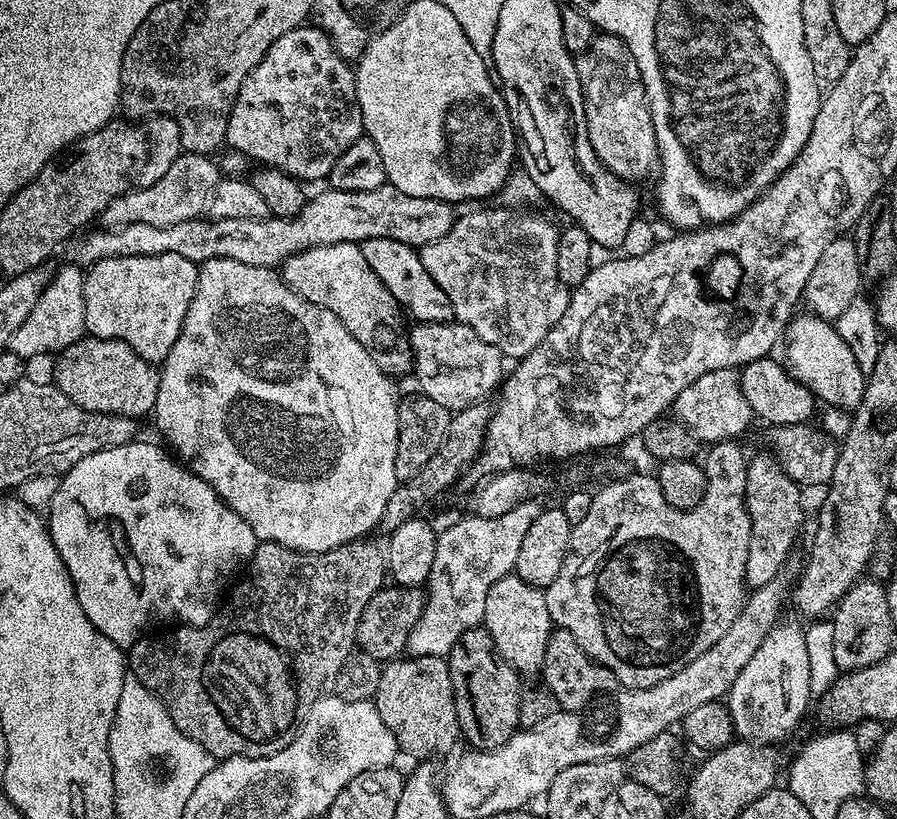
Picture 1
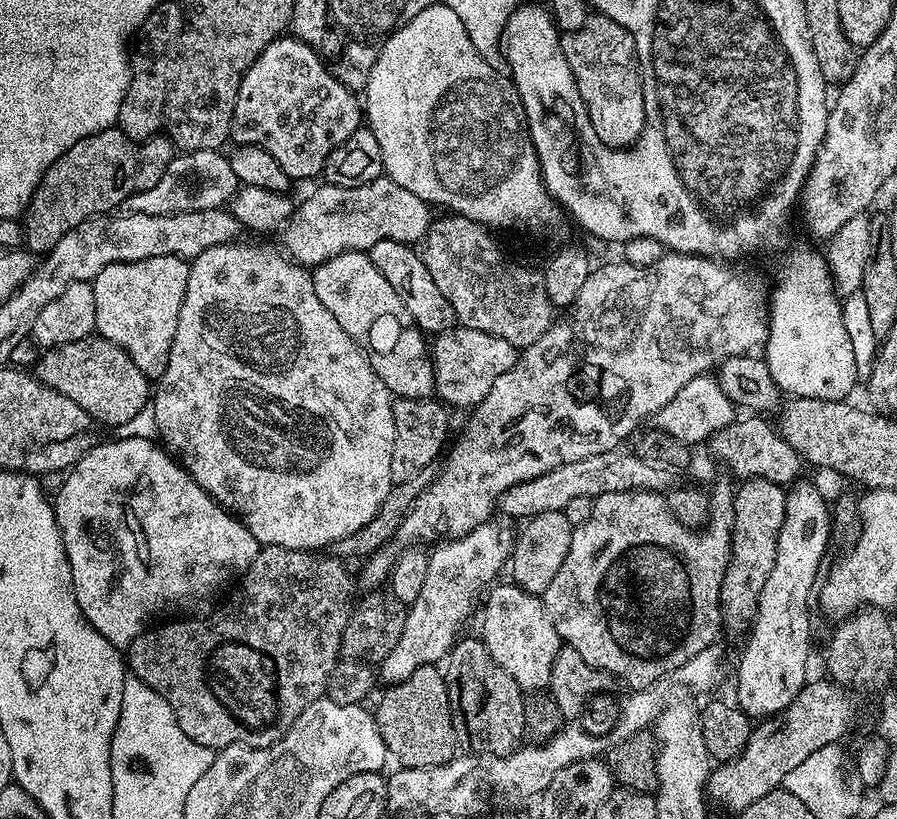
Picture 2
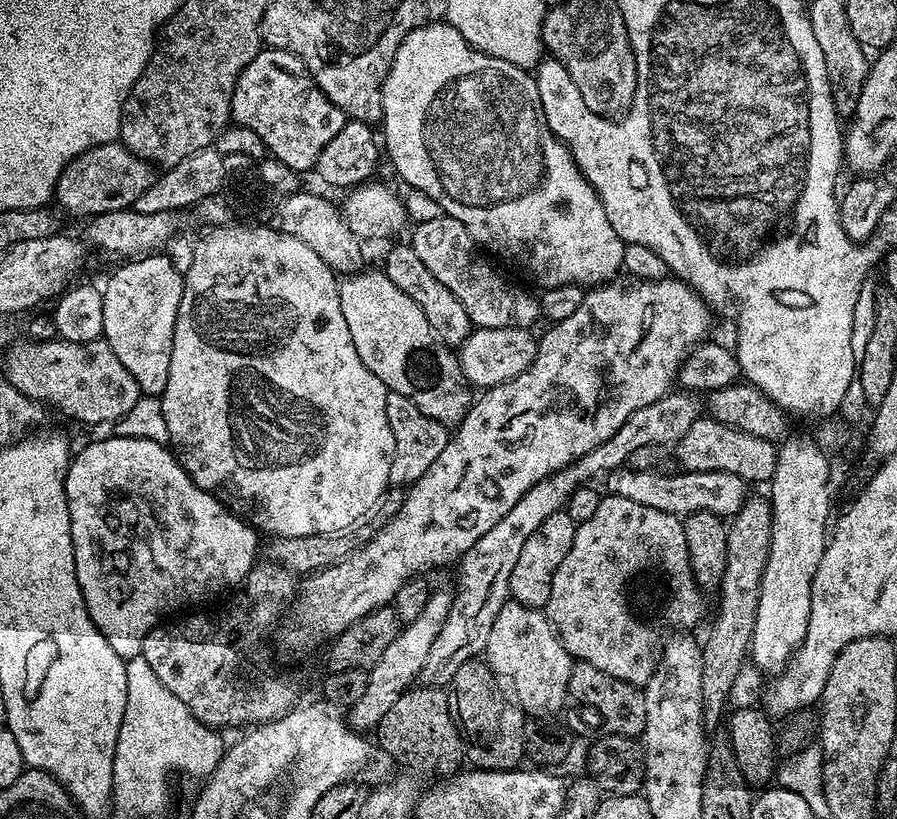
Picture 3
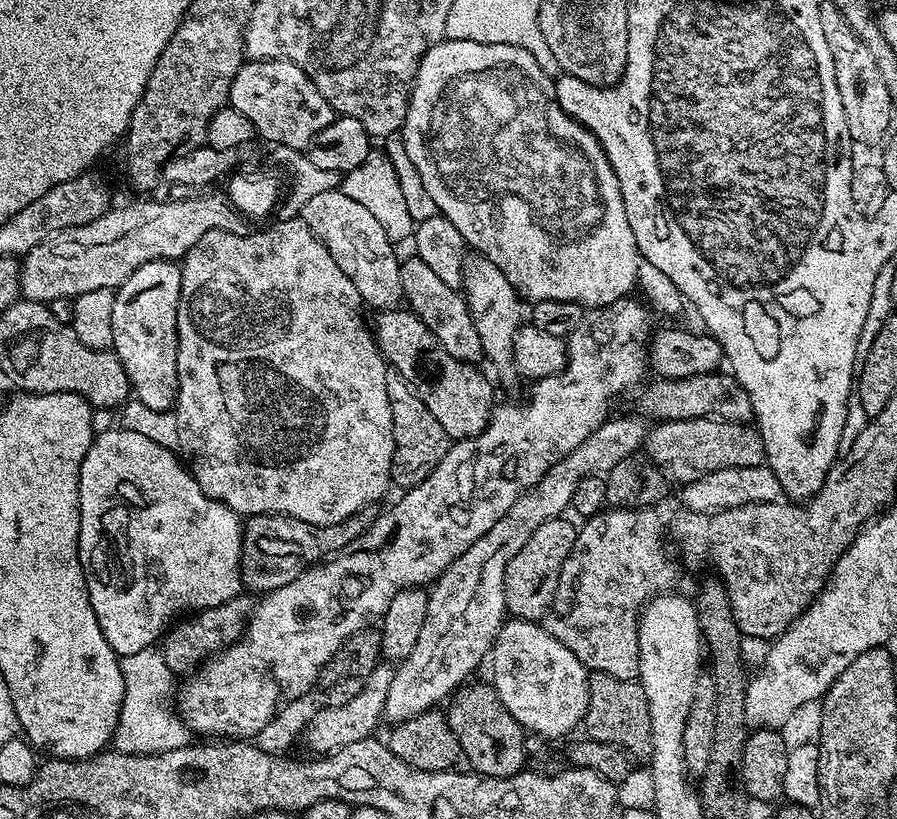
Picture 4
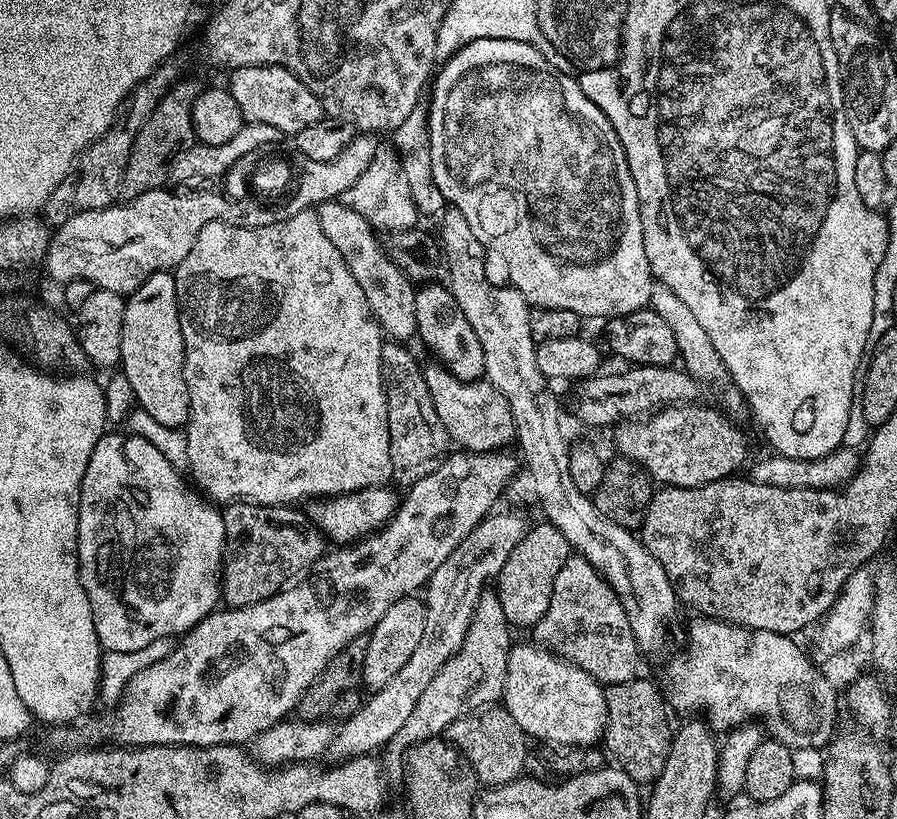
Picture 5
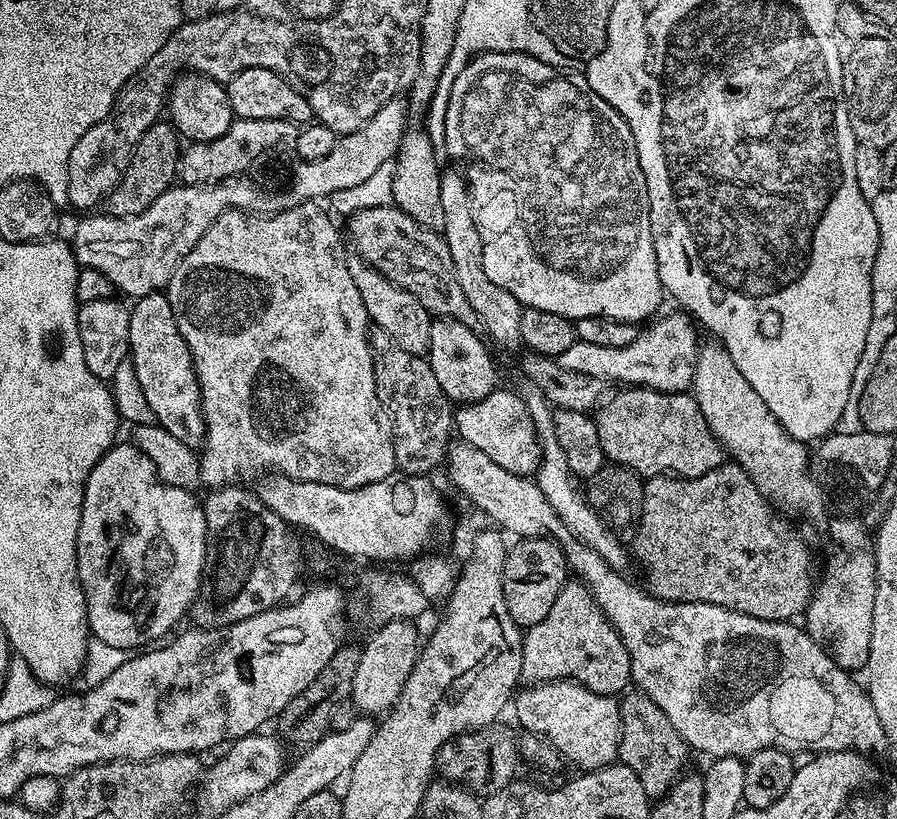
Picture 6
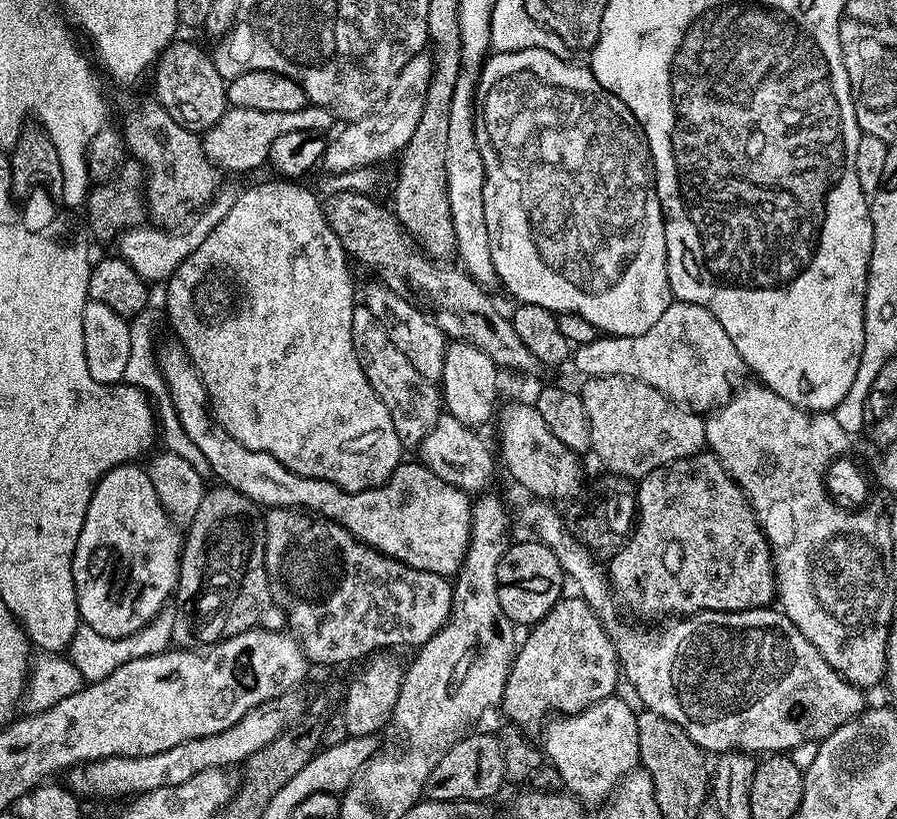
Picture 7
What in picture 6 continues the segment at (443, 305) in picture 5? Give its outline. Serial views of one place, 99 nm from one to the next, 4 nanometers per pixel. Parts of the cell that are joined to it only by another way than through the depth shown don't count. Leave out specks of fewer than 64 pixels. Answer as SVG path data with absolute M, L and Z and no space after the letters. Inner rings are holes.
M451 318L433 319L430 326L430 346L426 359L434 370L434 378L438 378L438 386L442 386L449 401L456 406L478 404L498 387L496 364L488 353L489 345L482 339L479 331L475 332L476 330L473 325L463 324Z

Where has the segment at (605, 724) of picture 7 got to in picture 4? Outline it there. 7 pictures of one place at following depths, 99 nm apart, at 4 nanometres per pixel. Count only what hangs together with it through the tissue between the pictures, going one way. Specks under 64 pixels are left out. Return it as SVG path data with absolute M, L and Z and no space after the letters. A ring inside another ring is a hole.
M505 619L500 625L500 632L492 643L490 664L492 660L492 689L498 694L502 706L514 714L525 733L535 734L543 738L550 736L564 736L575 728L581 727L584 715L588 709L588 677L589 669L584 667L554 634L544 629L543 623L534 620Z

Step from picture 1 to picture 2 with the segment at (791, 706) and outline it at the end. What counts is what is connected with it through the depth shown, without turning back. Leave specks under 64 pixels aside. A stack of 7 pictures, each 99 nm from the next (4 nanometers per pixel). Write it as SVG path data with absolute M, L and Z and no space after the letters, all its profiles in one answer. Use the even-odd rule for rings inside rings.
M807 478L797 480L786 492L786 518L778 534L778 558L774 558L774 570L770 570L770 578L766 578L766 586L762 586L756 618L747 633L748 645L740 656L740 669L736 672L734 700L749 718L777 716L798 698L809 679L812 620L808 617L808 599L811 596L813 599L821 575L820 562L824 558L828 532L830 536L830 504Z

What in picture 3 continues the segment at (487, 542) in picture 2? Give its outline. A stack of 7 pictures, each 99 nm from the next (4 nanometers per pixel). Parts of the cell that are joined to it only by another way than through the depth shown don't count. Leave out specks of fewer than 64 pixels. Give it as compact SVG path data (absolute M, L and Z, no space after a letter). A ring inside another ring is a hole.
M440 588L429 591L426 606L422 606L422 614L418 618L407 621L401 627L399 634L390 642L389 648L374 662L374 666L367 669L368 685L362 698L354 702L354 706L347 709L346 719L351 728L361 734L371 733L382 722L382 717L390 711L390 706L398 702L398 698L417 681L422 666L426 666L426 658L430 654L430 646L434 646L434 638L438 638L438 630L442 630L442 622L446 622L446 614L452 605L452 592Z

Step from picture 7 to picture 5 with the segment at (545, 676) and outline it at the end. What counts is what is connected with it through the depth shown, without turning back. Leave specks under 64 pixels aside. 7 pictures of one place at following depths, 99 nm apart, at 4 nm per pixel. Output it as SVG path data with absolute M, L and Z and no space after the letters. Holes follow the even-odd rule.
M582 555L569 556L562 570L558 570L558 578L554 578L554 594L550 594L550 606L546 606L546 614L542 614L535 624L535 632L535 643L586 670L586 674L593 676L602 686L630 682L641 675L642 653L634 638L634 630L630 630L630 618L626 618L618 594L614 594L603 574Z

